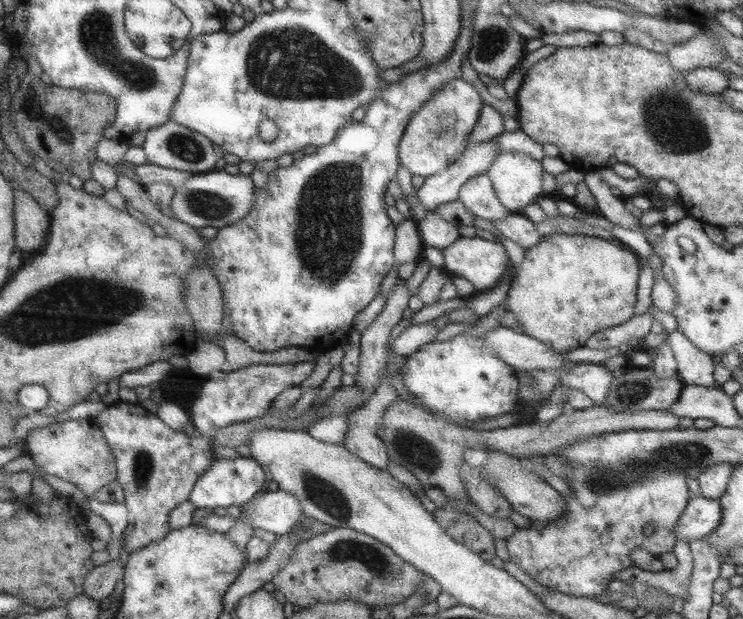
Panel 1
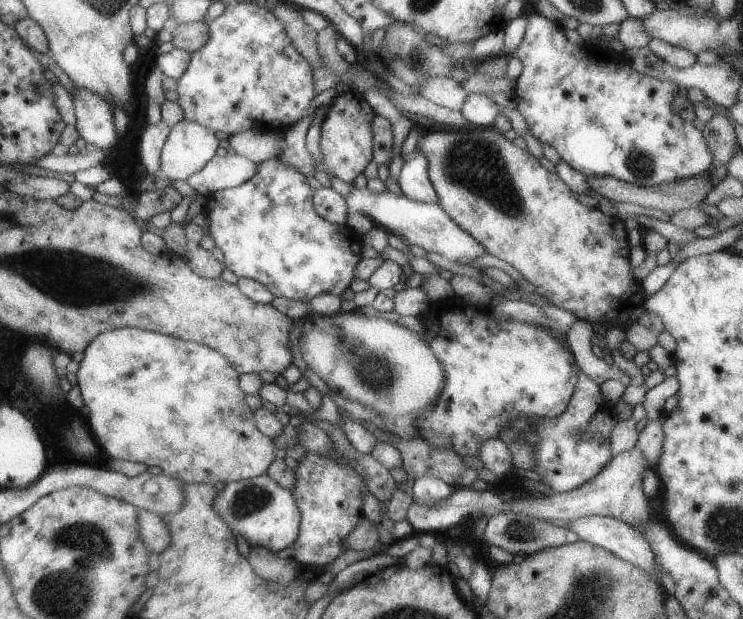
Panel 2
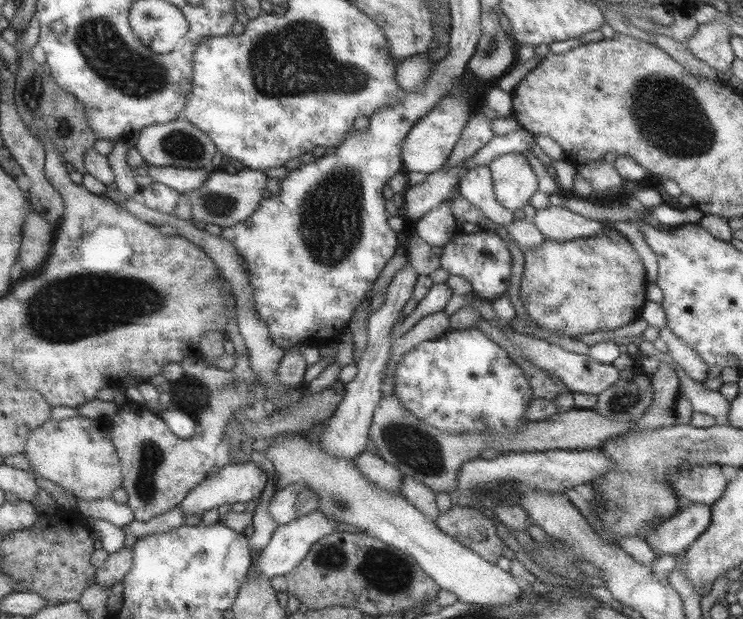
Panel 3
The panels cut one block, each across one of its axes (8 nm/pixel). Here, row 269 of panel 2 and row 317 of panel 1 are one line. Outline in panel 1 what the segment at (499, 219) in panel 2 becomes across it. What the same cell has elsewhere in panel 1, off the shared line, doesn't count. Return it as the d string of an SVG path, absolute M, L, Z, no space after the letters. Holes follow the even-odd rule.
M555 231L528 248L504 302L520 324L516 330L563 354L584 347L594 332L630 320L638 301L642 260L620 244L617 239L613 242Z

